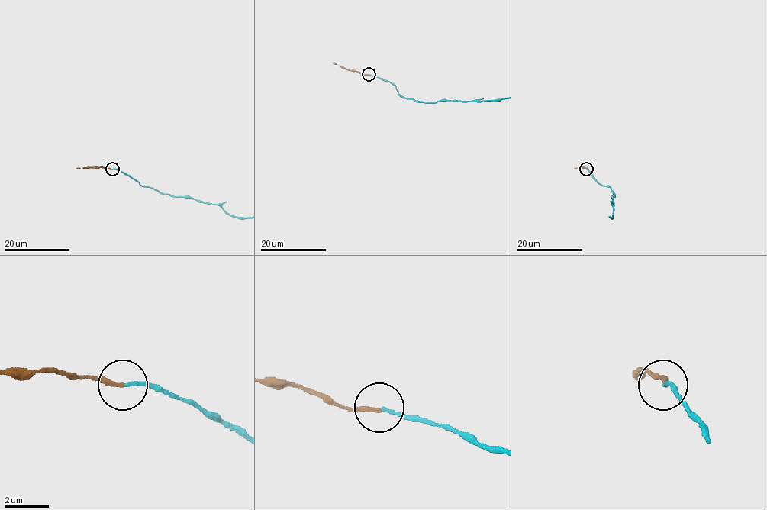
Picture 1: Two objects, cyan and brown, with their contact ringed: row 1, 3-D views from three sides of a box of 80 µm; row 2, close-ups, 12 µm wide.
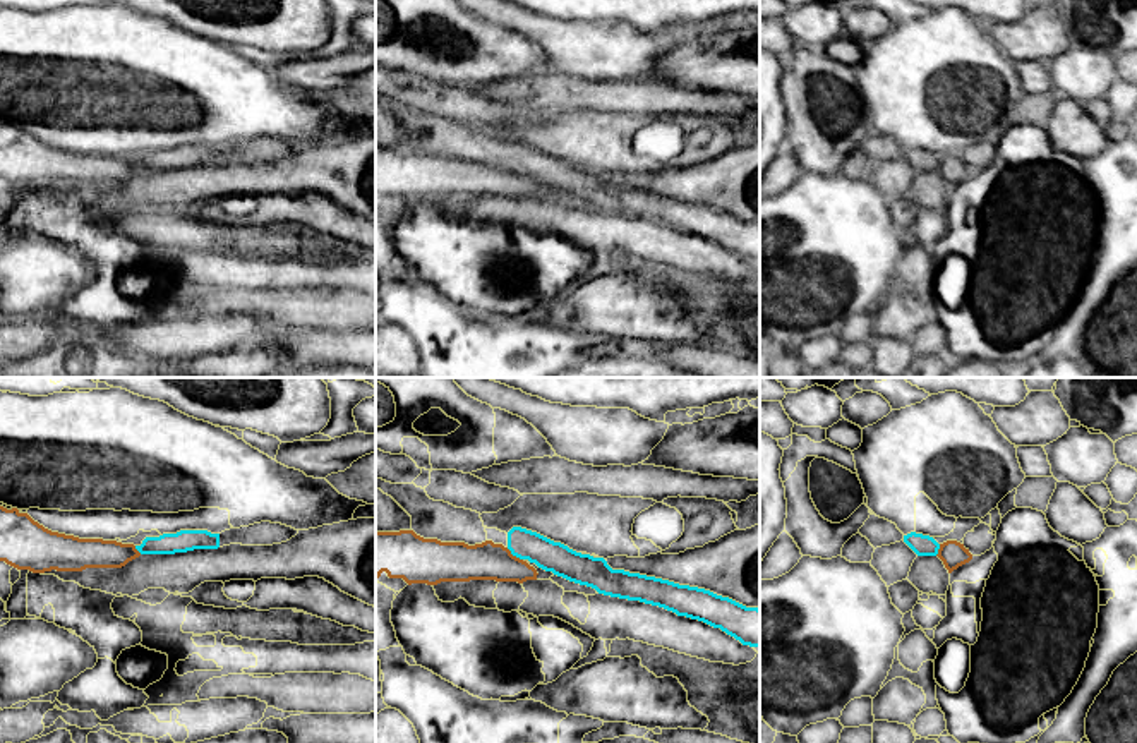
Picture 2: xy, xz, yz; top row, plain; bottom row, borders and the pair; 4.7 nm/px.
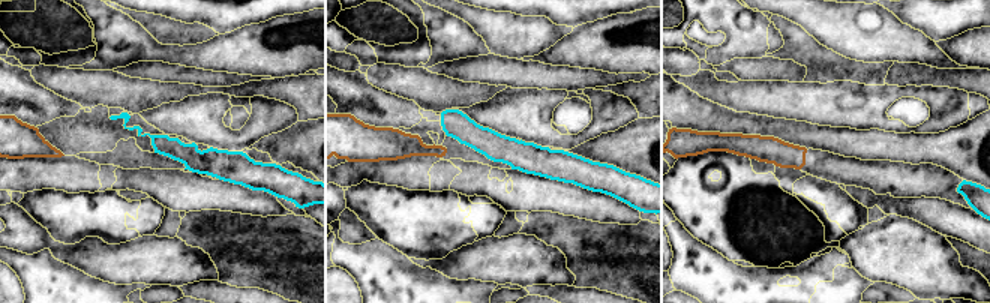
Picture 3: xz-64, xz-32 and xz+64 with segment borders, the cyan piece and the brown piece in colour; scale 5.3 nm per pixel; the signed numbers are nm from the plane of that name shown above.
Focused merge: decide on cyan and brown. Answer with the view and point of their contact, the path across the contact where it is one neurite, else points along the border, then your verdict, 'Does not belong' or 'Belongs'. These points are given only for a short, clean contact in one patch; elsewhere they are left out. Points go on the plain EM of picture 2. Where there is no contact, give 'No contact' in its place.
Touches cyan at xz (515, 170). Boundary: xz (506, 163), (522, 175). Does not belong

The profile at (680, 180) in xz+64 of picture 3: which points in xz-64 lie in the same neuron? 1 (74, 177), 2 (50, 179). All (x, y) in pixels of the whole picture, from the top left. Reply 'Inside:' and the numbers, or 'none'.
Inside: none

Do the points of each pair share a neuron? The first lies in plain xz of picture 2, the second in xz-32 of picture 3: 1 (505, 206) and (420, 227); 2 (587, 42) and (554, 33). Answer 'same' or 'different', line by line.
1: different
2: same

